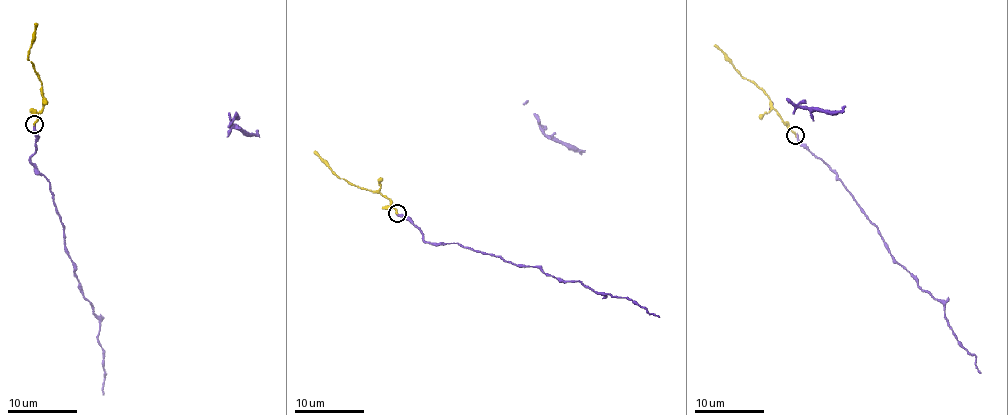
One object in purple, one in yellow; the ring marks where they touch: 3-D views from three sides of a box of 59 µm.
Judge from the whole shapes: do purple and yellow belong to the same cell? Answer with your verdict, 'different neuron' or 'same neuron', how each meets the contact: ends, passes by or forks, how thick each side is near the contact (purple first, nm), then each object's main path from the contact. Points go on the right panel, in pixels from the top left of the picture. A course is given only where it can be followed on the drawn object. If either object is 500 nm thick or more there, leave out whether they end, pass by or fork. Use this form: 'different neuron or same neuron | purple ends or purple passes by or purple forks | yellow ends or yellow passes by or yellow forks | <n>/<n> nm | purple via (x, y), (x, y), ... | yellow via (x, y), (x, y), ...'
same neuron | purple ends | yellow ends | 240/200 nm | purple via (797, 136), (878, 230), (894, 261), (944, 304), (948, 327), (974, 357), (980, 372) | yellow via (795, 136), (768, 95), (741, 75), (727, 55), (714, 45)

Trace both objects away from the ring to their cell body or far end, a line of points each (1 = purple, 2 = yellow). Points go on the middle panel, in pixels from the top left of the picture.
1: (398, 215), (426, 241), (456, 242), (561, 280), (577, 280), (603, 295), (633, 300), (659, 316)
2: (396, 213), (387, 198), (336, 175), (313, 151)

